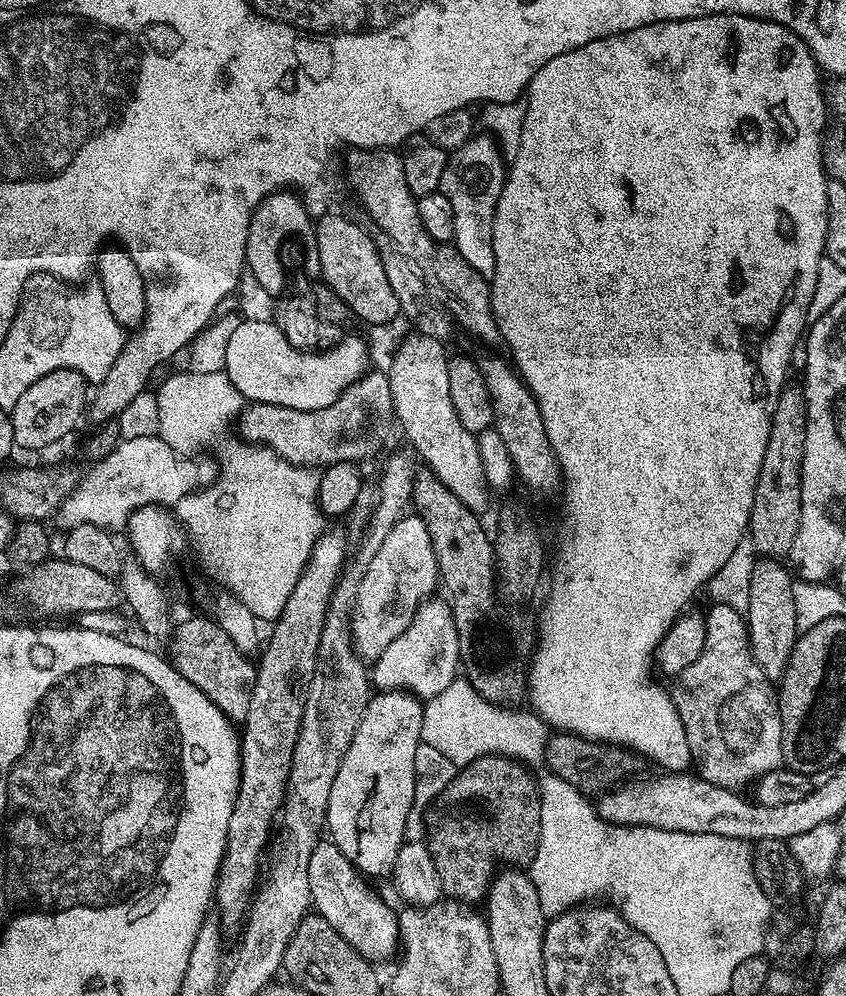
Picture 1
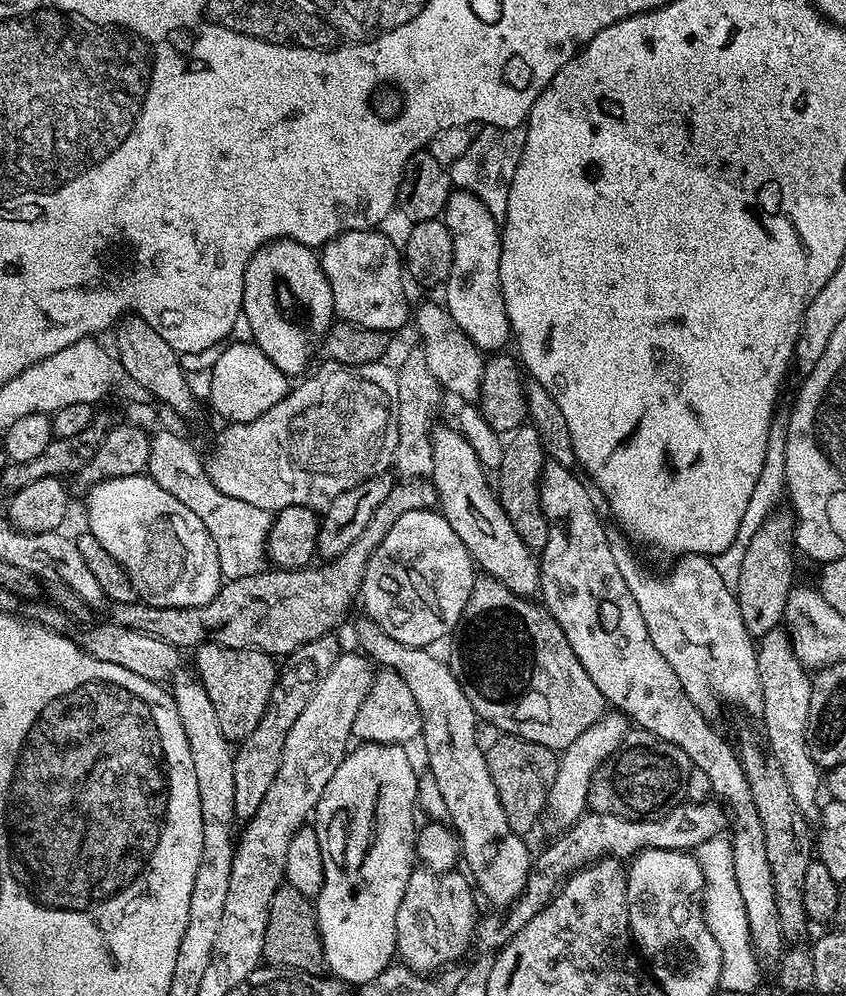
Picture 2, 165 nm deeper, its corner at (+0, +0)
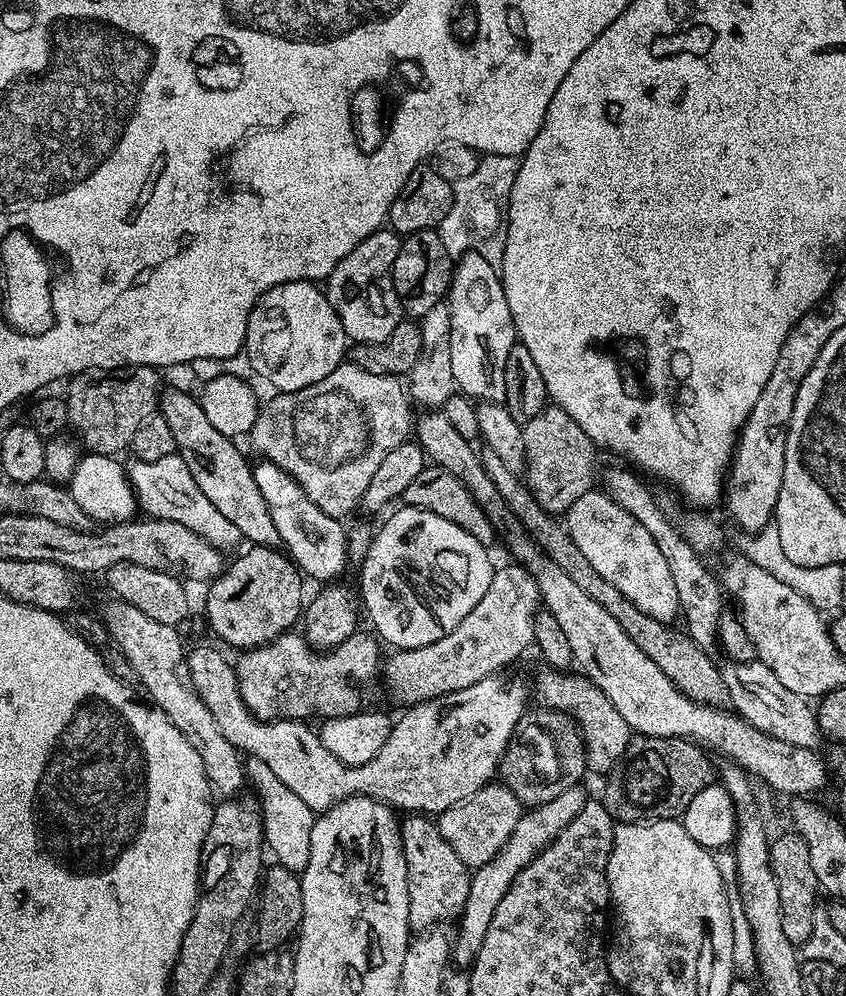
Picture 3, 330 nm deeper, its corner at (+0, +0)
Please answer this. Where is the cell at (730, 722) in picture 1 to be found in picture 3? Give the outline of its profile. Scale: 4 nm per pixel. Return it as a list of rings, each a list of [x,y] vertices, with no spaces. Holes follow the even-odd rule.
[[[593,490],[582,494],[570,506],[566,513],[566,527],[570,538],[574,538],[574,546],[582,550],[582,558],[613,584],[625,598],[642,614],[660,620],[664,624],[672,624],[681,615],[678,590],[674,590],[674,578],[670,574],[670,566],[666,566],[666,558],[662,558],[662,550],[650,538],[646,526],[628,514],[608,497],[603,490]]]

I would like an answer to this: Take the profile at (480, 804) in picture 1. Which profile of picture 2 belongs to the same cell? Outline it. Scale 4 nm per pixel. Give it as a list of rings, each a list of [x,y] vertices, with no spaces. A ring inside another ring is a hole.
[[[501,735],[492,745],[487,745],[488,769],[490,778],[494,778],[502,810],[506,810],[510,826],[521,834],[535,826],[540,815],[543,817],[548,804],[548,787],[556,777],[558,756],[546,746],[538,746],[529,740],[517,736]]]

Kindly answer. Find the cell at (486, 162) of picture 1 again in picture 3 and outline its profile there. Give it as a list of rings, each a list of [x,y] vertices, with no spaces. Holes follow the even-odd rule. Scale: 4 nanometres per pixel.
[[[477,252],[459,257],[452,269],[452,285],[448,288],[446,303],[450,306],[450,367],[454,369],[457,389],[476,402],[503,401],[506,358],[510,358],[510,350],[517,344],[518,337],[497,265],[486,262]]]

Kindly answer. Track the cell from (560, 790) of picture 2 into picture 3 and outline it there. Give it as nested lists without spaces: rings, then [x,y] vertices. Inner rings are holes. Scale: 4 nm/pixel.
[[[580,786],[568,788],[562,794],[558,794],[558,798],[525,811],[518,826],[514,826],[514,834],[510,834],[506,846],[502,846],[502,850],[498,850],[498,854],[494,854],[490,862],[471,873],[470,894],[466,894],[466,906],[458,917],[460,929],[457,930],[456,936],[454,932],[454,939],[450,944],[450,960],[453,965],[456,964],[457,969],[471,969],[472,961],[478,958],[478,950],[482,950],[482,938],[486,938],[486,930],[494,918],[494,910],[498,902],[502,902],[506,890],[510,890],[514,878],[518,878],[520,871],[547,844],[554,842],[554,838],[558,838],[558,834],[562,834],[562,830],[566,830],[570,822],[574,822],[578,810],[582,810],[582,806],[590,799],[589,793],[584,793],[582,789]]]

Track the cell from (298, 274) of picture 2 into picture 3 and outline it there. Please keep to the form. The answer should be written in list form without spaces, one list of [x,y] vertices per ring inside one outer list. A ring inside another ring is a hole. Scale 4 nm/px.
[[[310,280],[279,284],[263,292],[250,310],[243,351],[248,353],[253,373],[266,378],[276,392],[297,392],[306,386],[314,386],[314,382],[322,382],[326,374],[345,363],[350,348],[348,335],[342,330],[342,322],[334,306],[330,306],[327,295],[316,288],[319,287]]]

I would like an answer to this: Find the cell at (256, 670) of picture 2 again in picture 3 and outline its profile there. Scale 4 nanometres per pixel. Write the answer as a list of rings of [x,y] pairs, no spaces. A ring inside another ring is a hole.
[[[289,630],[283,632],[278,638],[274,638],[269,644],[264,644],[260,648],[250,648],[239,653],[240,661],[235,661],[234,667],[236,670],[236,681],[238,682],[238,690],[242,694],[242,702],[246,702],[246,706],[252,711],[259,720],[271,722],[273,720],[299,720],[301,722],[311,721],[311,716],[320,716],[319,718],[329,717],[346,717],[352,713],[361,711],[360,699],[364,696],[364,687],[371,682],[372,679],[377,679],[378,673],[382,668],[382,655],[380,656],[381,645],[378,643],[375,635],[367,636],[364,630],[357,630],[350,638],[346,638],[344,642],[336,648],[327,649],[327,651],[313,648],[299,631]]]

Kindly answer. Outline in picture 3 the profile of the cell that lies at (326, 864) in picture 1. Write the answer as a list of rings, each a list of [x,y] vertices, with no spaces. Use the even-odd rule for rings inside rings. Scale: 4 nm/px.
[[[248,756],[244,762],[245,779],[249,785],[256,788],[260,813],[263,818],[264,844],[269,853],[274,854],[273,859],[297,874],[303,873],[306,862],[310,858],[310,830],[316,814],[306,806],[298,794],[294,794],[288,786],[282,784],[274,775],[274,770],[257,756]]]

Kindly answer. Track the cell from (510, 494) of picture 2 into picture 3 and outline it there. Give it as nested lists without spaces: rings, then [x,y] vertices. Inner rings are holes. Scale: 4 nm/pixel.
[[[555,406],[543,408],[534,418],[530,418],[522,425],[524,429],[524,466],[526,469],[526,483],[529,491],[532,492],[533,498],[542,506],[542,510],[553,514],[567,513],[570,506],[582,494],[593,491],[598,484],[598,468],[596,472],[596,455],[598,449],[592,443],[592,439],[566,414],[566,410]]]

